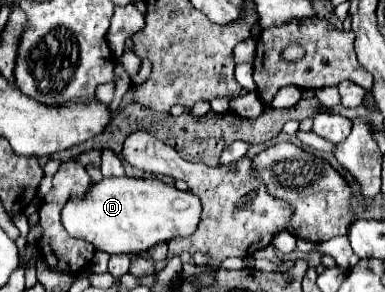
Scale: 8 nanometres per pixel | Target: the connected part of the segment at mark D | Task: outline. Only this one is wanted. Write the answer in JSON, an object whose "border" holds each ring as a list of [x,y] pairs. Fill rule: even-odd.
{"border":[[[114,177],[94,183],[84,199],[70,199],[62,209],[64,229],[78,239],[90,241],[104,253],[144,253],[174,237],[188,237],[196,231],[202,215],[200,199],[158,179]]]}

